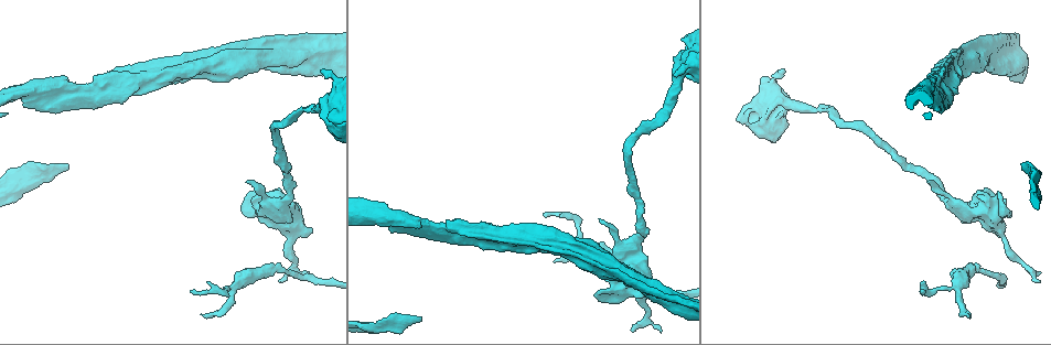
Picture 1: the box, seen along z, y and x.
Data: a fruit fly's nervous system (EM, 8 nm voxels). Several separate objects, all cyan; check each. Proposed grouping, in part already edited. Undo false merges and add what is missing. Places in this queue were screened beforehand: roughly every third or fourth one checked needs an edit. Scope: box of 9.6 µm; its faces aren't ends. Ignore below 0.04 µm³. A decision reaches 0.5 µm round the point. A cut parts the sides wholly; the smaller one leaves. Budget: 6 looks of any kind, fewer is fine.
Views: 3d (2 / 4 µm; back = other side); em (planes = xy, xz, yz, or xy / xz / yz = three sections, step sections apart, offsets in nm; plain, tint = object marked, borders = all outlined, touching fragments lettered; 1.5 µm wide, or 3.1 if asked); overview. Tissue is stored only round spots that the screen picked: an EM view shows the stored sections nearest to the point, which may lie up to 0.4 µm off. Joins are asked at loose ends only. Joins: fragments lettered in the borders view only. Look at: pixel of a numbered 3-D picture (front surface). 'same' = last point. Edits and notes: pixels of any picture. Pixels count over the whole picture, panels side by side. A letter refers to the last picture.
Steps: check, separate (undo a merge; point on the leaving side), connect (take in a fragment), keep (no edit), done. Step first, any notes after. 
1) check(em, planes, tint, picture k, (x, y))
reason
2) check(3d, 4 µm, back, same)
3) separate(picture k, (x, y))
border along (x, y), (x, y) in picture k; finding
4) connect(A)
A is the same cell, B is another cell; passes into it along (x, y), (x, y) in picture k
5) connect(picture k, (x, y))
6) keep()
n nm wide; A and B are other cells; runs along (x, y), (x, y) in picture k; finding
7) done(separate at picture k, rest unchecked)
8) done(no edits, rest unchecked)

check(3d, 4 µm, picture 1, (421, 319))
an open end

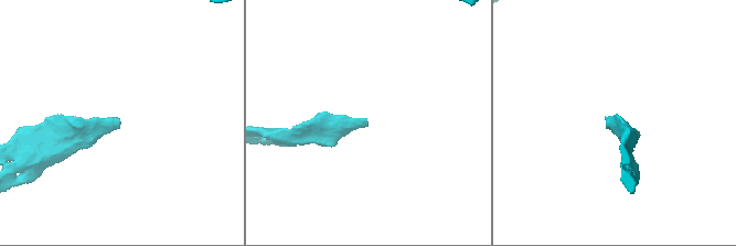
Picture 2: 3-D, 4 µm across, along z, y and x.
check(em, xz, step 8, borders, picture 2, (117, 123))

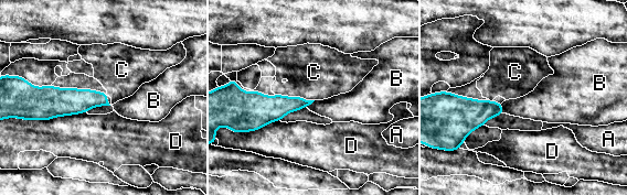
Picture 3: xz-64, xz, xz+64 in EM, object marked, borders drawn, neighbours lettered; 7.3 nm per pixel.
check(em, planes, borders, same)

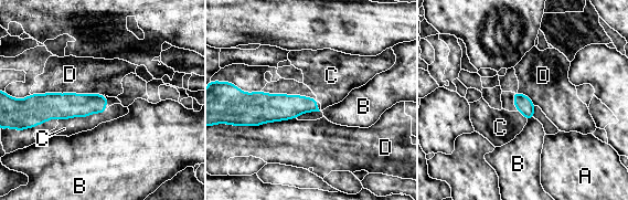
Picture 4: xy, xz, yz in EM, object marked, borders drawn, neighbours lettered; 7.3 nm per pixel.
connect(C)
D touches over 550 nm; C is the same cell, A, B and D are other cells; it goes on there

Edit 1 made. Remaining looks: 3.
check(em, xy, step 8, tint, picture 1, (610, 290))
thick end

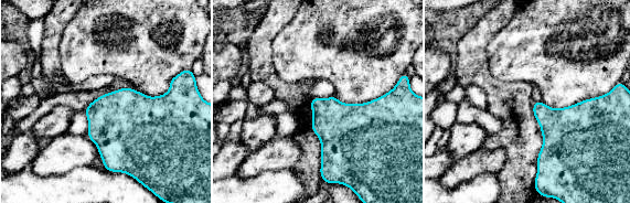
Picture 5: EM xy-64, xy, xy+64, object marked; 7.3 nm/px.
check(em, planes, borders, same)

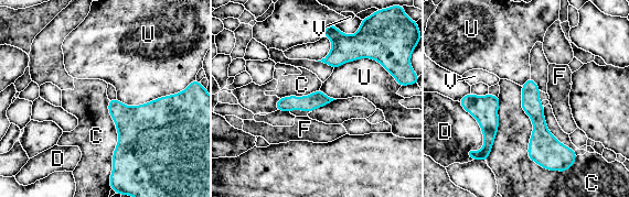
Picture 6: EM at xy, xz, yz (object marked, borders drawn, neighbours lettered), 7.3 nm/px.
keep()
C, D, F, U and V are other cells; border along (520, 86), (528, 156), (558, 171) in picture 6; no lettered fragment goes on from it

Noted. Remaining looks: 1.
done(connect at picture 4, rest unchecked)

